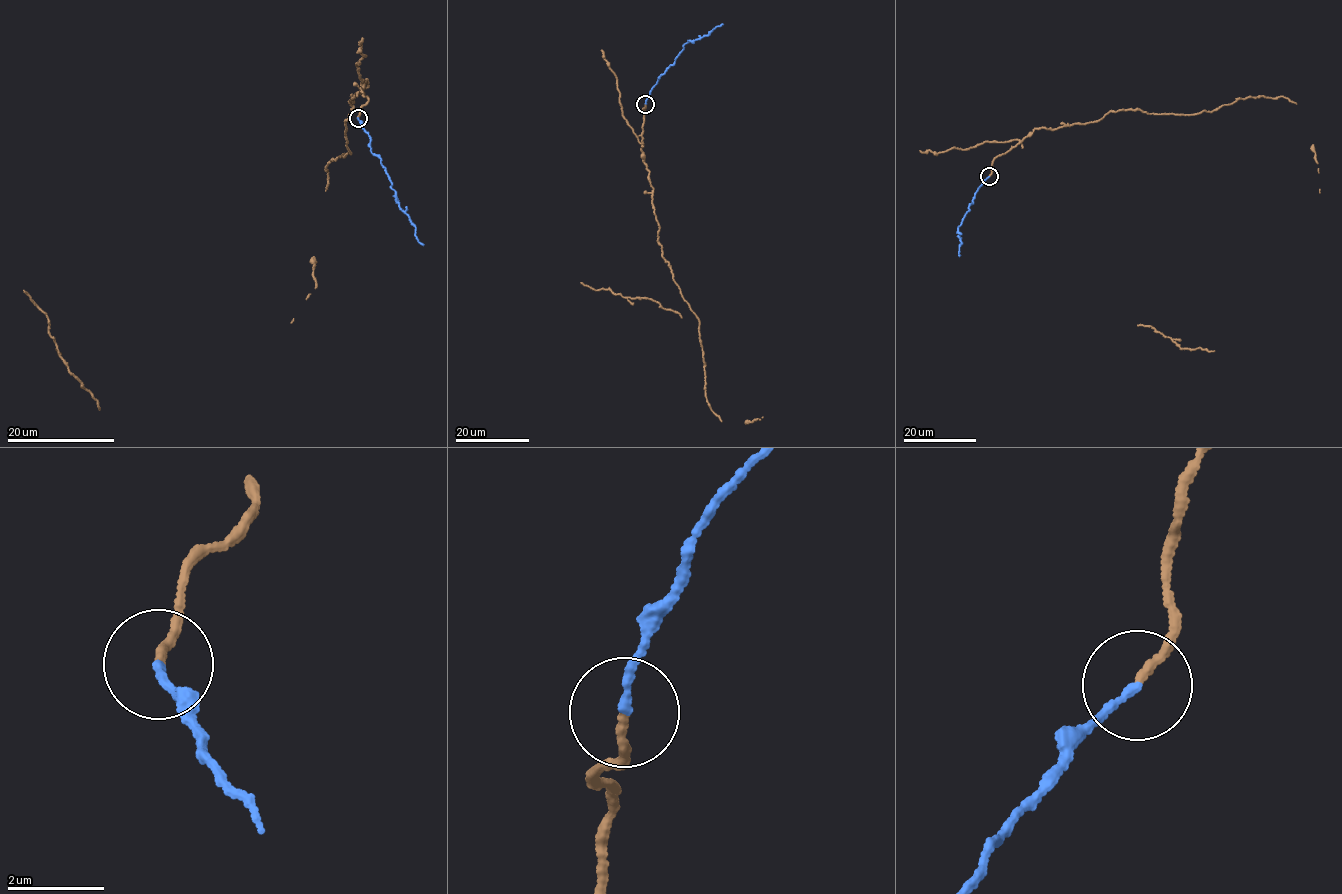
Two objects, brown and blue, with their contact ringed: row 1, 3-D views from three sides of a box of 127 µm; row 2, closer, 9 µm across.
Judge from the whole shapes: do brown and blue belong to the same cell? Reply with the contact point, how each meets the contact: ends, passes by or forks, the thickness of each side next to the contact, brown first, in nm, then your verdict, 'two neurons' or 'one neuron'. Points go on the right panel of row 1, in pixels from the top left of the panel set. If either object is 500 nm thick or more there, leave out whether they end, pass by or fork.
place (989, 176); brown ends; blue ends; calibres 150 and 160 nm; one neuron

